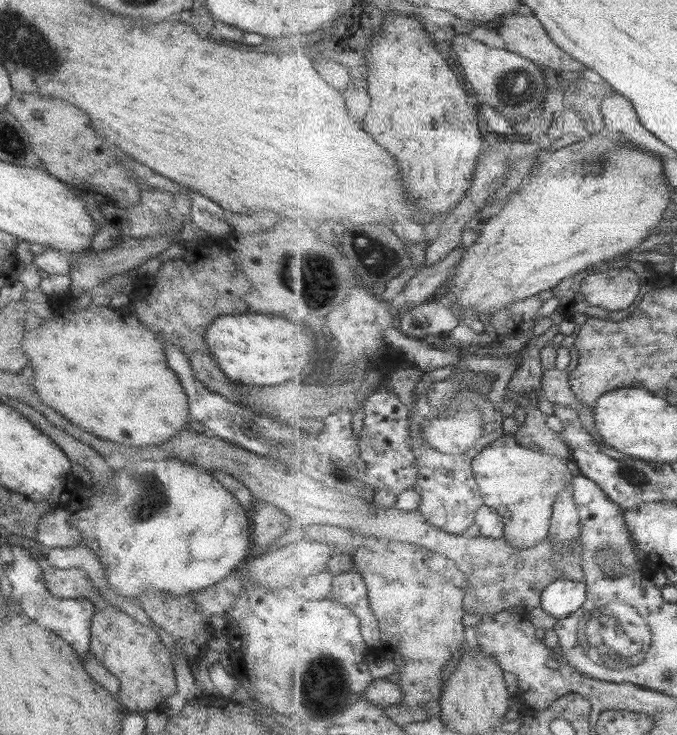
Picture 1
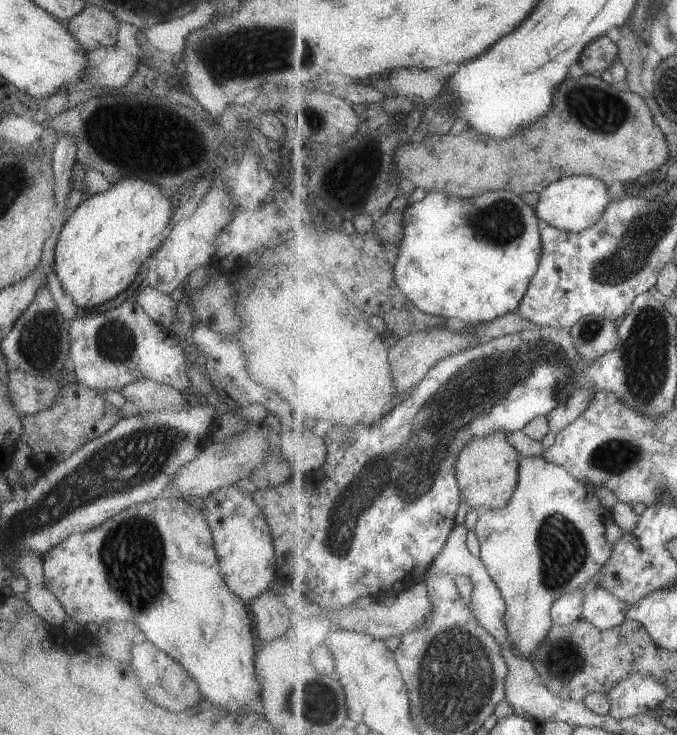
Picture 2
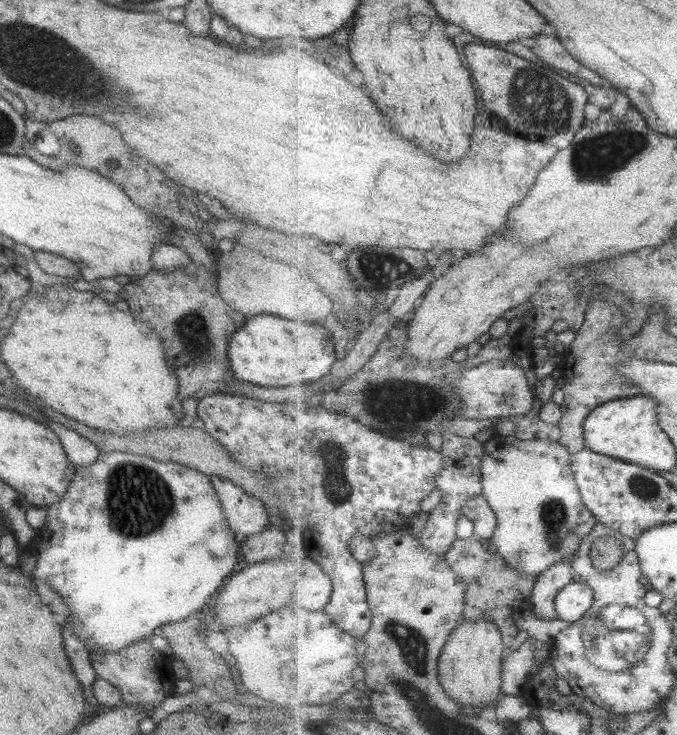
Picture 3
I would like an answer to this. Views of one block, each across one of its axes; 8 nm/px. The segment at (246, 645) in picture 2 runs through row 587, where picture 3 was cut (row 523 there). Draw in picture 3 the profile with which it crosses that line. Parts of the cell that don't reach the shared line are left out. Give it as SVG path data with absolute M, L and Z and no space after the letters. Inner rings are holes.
M128 451L100 452L93 464L84 468L77 467L74 473L73 480L69 483L63 497L45 508L47 512L45 527L37 530L32 537L28 551L35 557L35 567L29 575L45 582L55 594L63 598L63 604L69 608L69 617L65 619L63 625L71 628L71 632L87 649L99 648L103 652L116 652L133 644L135 640L144 640L149 634L158 633L159 626L179 622L202 609L205 606L205 600L209 600L213 592L220 590L237 562L237 552L240 552L241 541L229 528L221 512L220 500L212 487L209 476L173 461L155 460Z

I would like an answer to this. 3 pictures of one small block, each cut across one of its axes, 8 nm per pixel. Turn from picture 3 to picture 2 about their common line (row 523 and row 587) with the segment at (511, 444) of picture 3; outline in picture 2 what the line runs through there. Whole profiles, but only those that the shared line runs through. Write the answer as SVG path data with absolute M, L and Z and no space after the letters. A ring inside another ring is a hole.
M527 456L520 461L520 479L509 504L501 510L482 510L475 532L480 543L480 557L507 602L505 626L509 640L521 658L530 660L554 624L552 608L556 600L583 590L612 558L614 546L607 540L607 526L613 518L611 510L601 504L593 488L577 480L564 466L541 456Z

